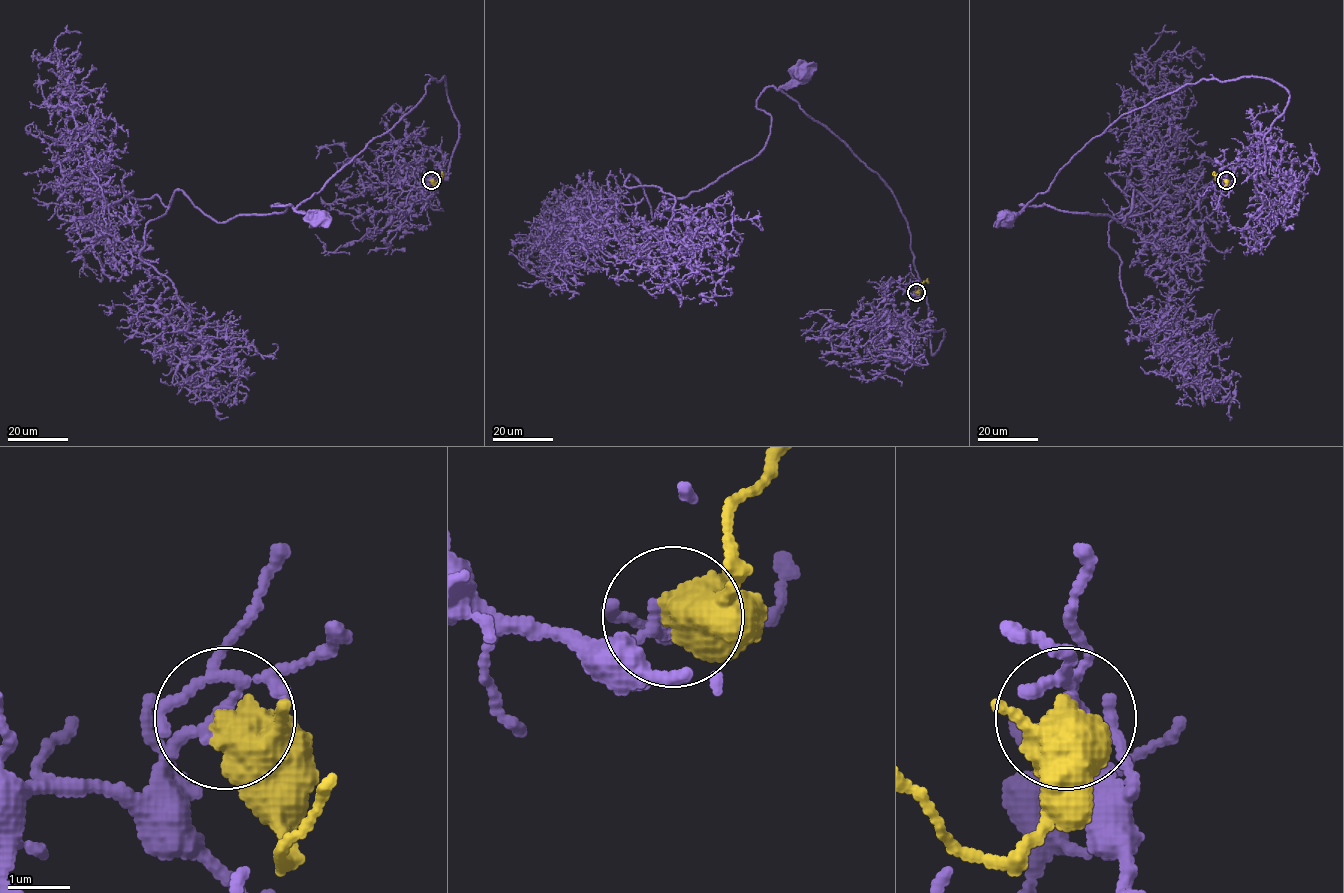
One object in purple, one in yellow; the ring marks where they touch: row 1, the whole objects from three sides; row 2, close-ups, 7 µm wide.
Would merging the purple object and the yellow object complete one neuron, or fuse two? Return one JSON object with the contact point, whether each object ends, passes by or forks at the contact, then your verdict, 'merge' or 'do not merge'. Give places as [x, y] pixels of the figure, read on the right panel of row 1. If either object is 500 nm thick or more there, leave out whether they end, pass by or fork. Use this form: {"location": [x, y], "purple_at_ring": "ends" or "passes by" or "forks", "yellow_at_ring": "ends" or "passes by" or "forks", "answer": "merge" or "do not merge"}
{"location": [1226, 180], "answer": "do not merge"}

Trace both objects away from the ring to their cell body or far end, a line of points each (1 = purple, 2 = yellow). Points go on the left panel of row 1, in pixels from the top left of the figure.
1: (431, 180), (408, 164), (447, 173), (458, 121), (444, 76), (295, 208), (318, 215)
2: (431, 180), (434, 187), (441, 171)

